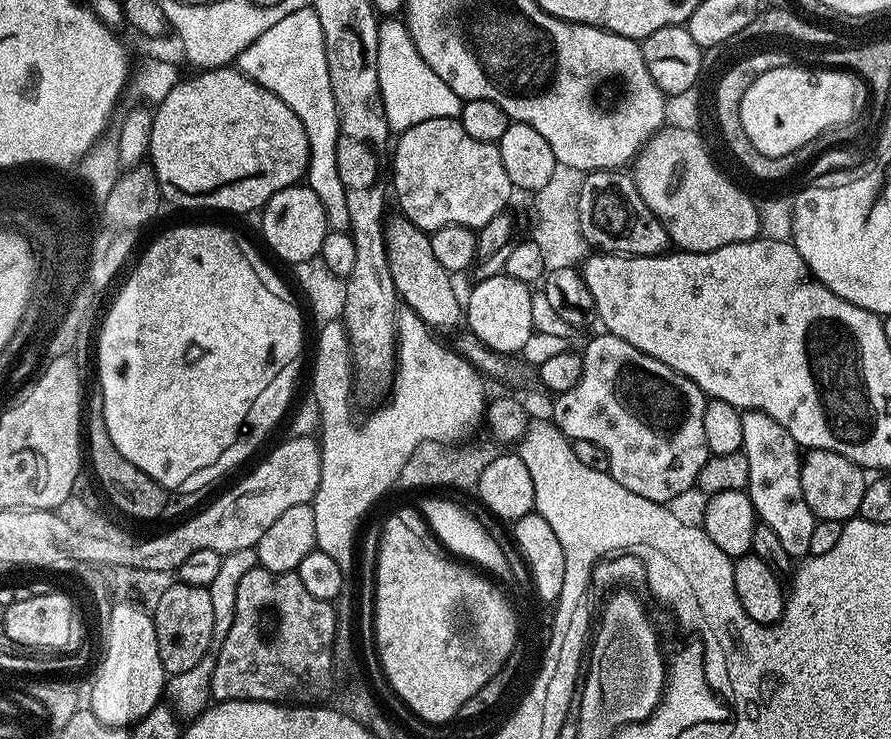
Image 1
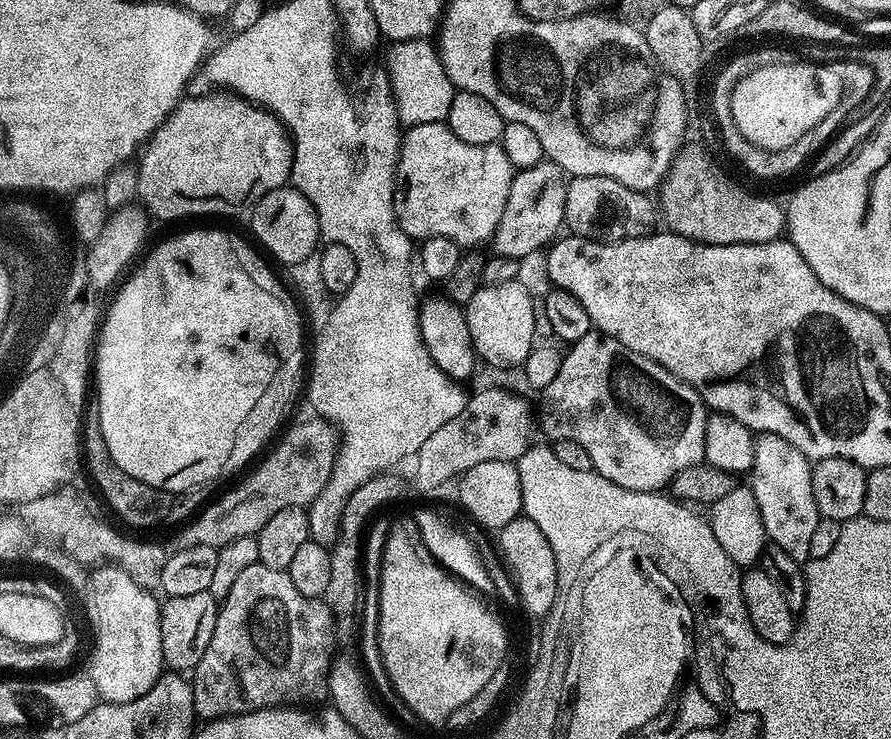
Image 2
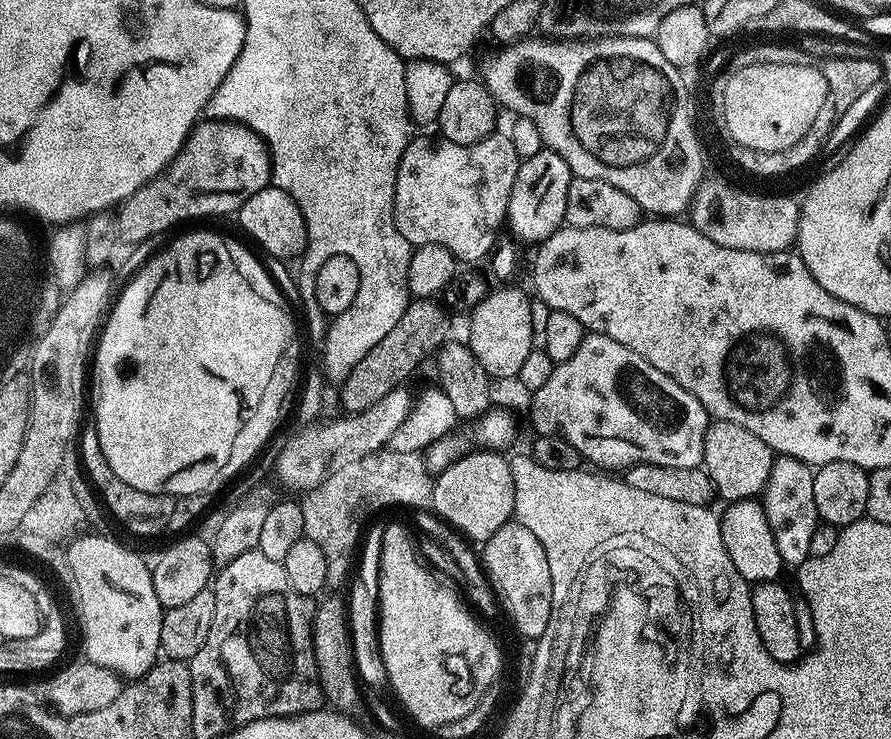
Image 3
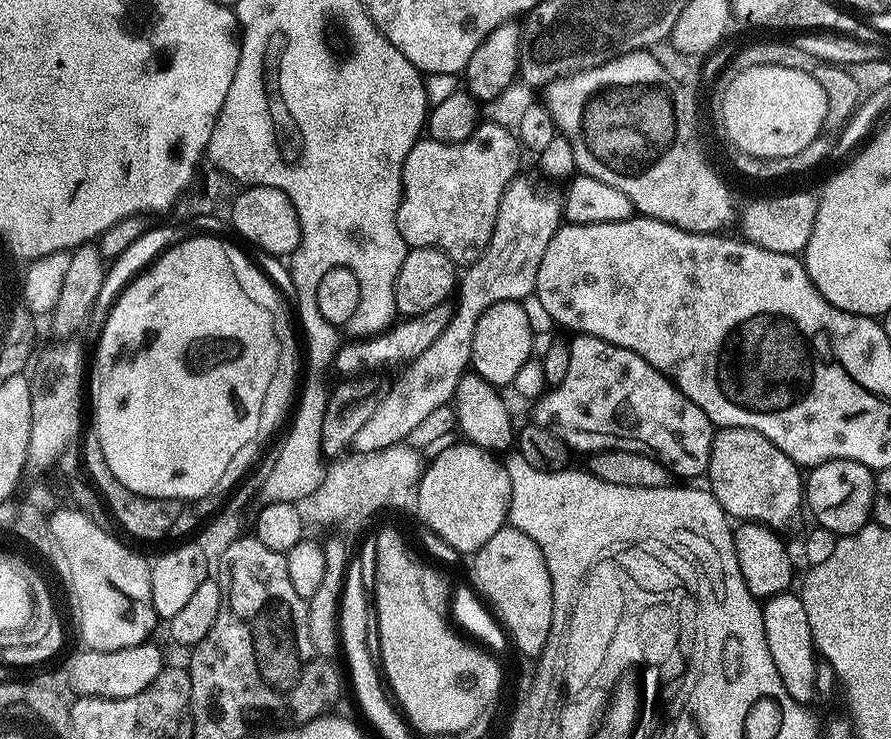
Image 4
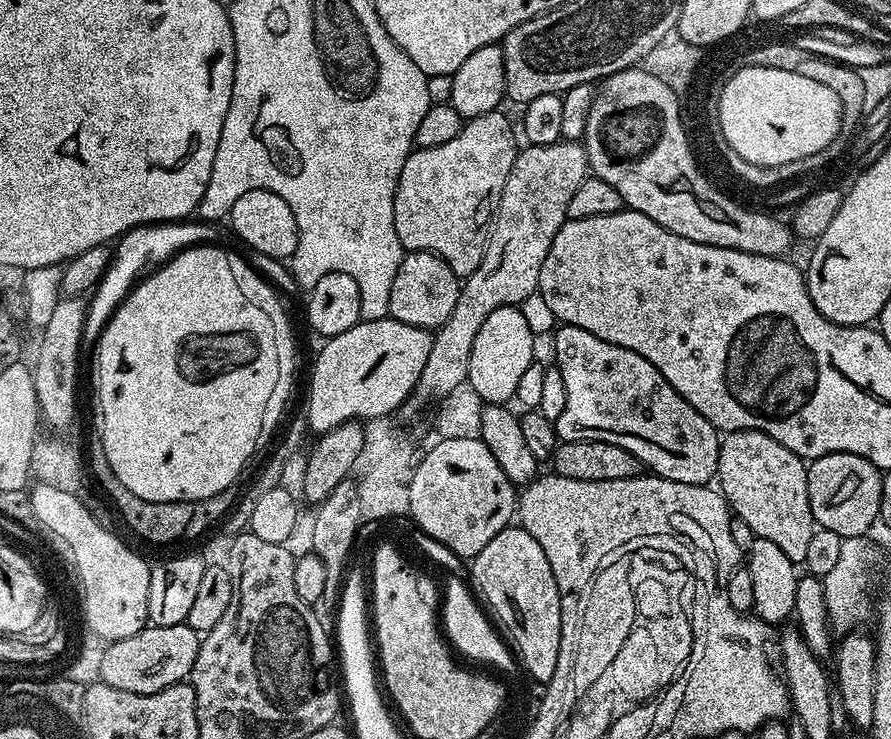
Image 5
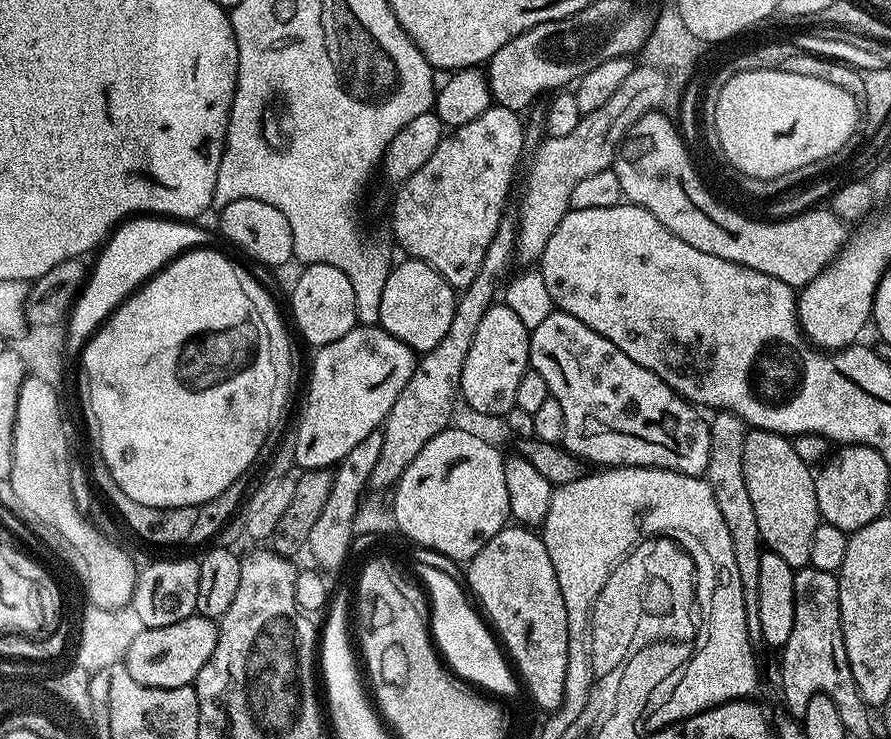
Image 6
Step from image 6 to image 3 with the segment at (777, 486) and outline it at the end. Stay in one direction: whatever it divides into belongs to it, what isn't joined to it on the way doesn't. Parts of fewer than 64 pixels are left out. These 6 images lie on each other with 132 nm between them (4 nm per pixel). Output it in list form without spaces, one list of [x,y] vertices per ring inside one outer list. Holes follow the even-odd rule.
[[[713,419],[709,423],[704,439],[704,463],[702,467],[705,472],[710,474],[716,487],[716,495],[721,501],[723,499],[724,502],[751,500],[759,497],[763,493],[764,483],[768,480],[773,459],[772,449],[766,446],[766,442],[762,442],[762,438],[758,438],[758,434],[750,434],[750,430],[746,430],[746,426],[738,426],[738,422],[718,419]]]

